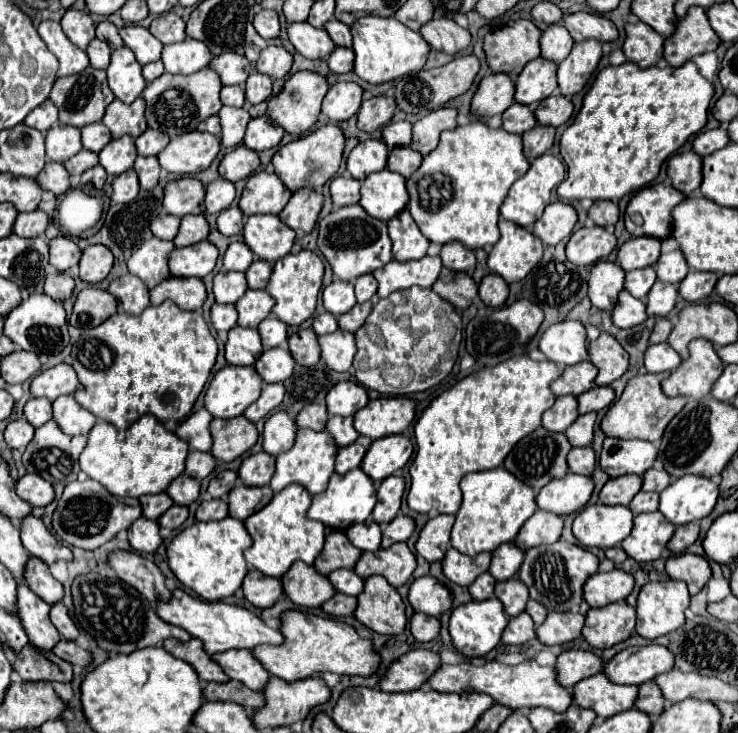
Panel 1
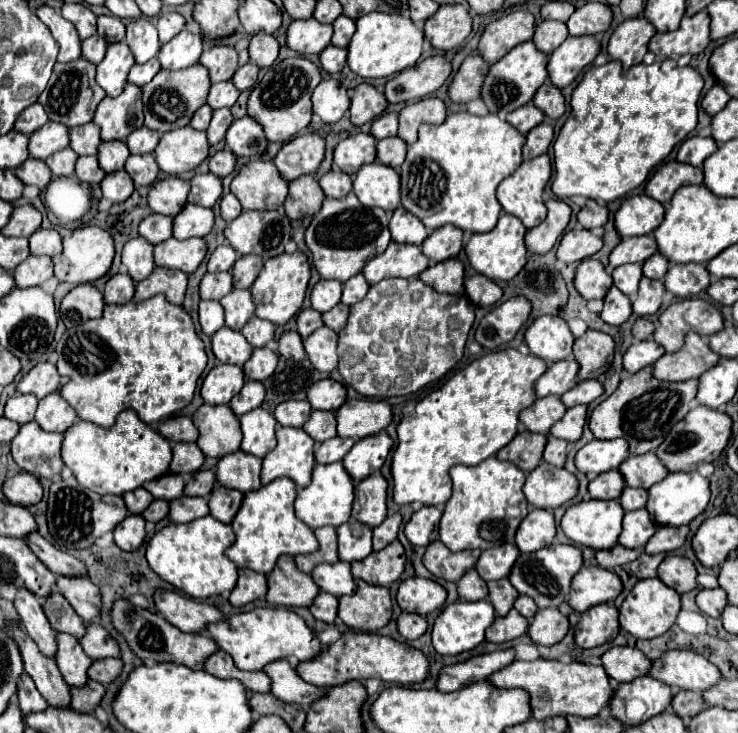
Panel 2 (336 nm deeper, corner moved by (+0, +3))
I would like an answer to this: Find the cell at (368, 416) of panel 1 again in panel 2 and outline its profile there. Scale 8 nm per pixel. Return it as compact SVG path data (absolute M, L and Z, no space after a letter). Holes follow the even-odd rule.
M346 400L334 414L338 436L354 440L378 434L392 422L392 408L384 400Z

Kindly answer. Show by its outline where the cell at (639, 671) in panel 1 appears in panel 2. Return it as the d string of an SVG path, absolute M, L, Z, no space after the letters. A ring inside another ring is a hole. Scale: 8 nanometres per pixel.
M670 650L654 660L650 676L664 680L674 690L704 692L722 678L720 670L704 656L690 650Z

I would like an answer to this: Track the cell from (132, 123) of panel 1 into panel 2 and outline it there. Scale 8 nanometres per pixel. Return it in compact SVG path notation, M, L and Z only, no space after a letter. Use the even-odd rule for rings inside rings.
M126 84L124 92L116 98L104 98L96 112L94 112L94 120L92 120L98 128L100 128L100 136L102 140L126 140L130 132L138 130L140 126L144 126L144 114L142 114L142 92L138 86L134 84Z

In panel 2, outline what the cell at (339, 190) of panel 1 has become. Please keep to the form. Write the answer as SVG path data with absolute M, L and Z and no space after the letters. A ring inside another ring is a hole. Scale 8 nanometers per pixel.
M330 170L320 178L320 188L328 198L344 198L352 190L352 178L342 170Z

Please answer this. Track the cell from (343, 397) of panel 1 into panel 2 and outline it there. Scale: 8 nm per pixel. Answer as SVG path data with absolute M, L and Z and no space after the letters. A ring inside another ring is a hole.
M324 378L316 384L312 384L312 388L308 388L308 402L314 410L338 410L346 400L346 388L344 384L332 380L332 378Z

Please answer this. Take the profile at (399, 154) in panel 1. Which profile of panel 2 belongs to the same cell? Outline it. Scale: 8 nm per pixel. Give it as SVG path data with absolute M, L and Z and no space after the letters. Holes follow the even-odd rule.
M398 136L380 140L380 142L376 144L376 158L378 158L382 164L398 170L400 164L404 162L404 158L406 158L406 142L400 140Z

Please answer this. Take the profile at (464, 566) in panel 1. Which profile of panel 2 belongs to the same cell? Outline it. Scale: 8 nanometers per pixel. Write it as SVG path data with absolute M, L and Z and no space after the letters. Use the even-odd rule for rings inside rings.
M434 540L426 548L426 552L422 556L422 564L436 578L442 578L448 582L458 582L466 570L474 568L478 556L480 556L478 550L450 552L440 540Z

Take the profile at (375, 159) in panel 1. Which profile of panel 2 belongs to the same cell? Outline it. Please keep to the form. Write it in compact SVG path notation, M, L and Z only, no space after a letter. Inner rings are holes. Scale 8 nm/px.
M352 134L334 148L334 164L354 176L360 166L376 160L376 138L370 134Z

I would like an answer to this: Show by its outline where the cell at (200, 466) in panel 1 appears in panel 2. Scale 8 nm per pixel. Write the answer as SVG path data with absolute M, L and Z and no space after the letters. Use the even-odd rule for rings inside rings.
M180 442L174 446L170 472L172 474L192 474L202 466L202 462L204 462L204 454L194 442L192 444Z

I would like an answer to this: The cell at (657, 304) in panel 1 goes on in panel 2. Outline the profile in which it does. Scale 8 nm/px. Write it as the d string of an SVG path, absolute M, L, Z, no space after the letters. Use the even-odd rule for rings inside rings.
M642 278L638 296L636 296L634 306L632 306L634 314L636 316L652 316L652 314L656 314L660 304L662 304L662 294L664 294L664 284L660 280Z

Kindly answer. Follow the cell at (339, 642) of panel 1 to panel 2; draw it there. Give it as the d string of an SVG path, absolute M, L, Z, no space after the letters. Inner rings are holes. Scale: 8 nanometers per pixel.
M348 630L346 634L342 634L338 642L334 642L324 652L320 652L320 656L306 660L304 664L298 664L296 672L306 682L324 690L346 684L348 680L368 680L368 678L378 678L384 682L406 686L406 684L424 682L430 672L430 662L420 650L408 646L406 642L396 642L390 636Z

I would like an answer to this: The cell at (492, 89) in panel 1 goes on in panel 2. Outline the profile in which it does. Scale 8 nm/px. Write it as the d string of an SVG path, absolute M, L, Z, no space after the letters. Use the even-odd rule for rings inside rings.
M466 56L448 88L450 100L470 102L478 98L486 72L488 72L488 62L484 62L482 56Z

